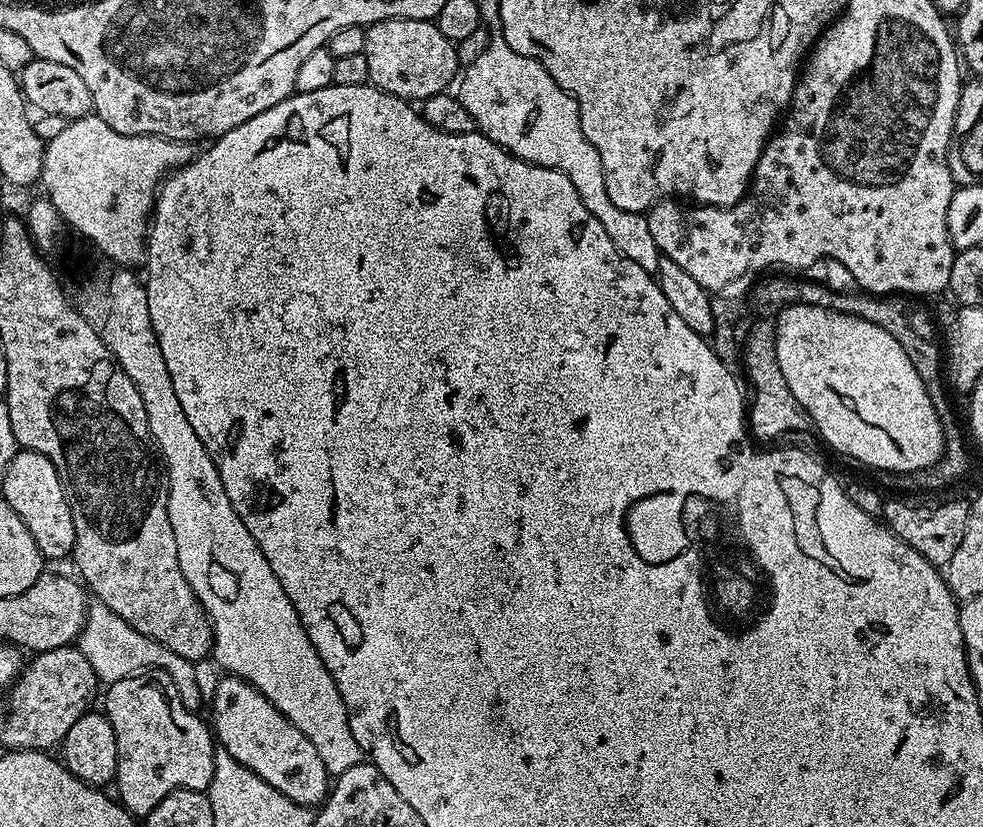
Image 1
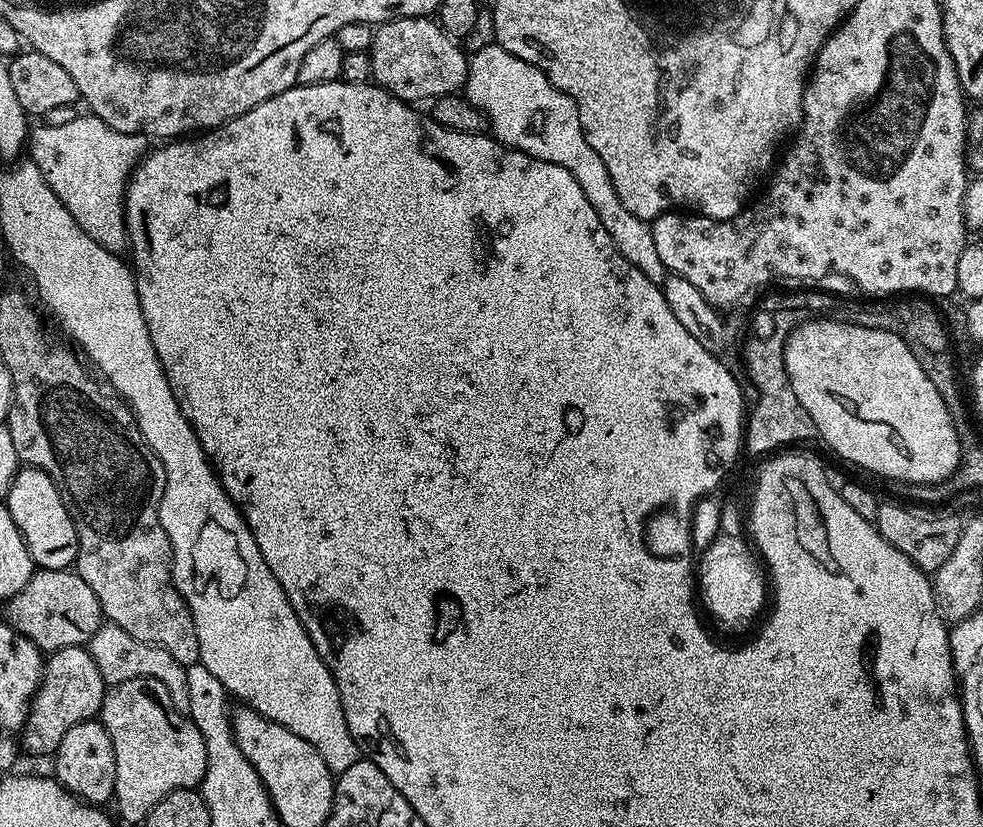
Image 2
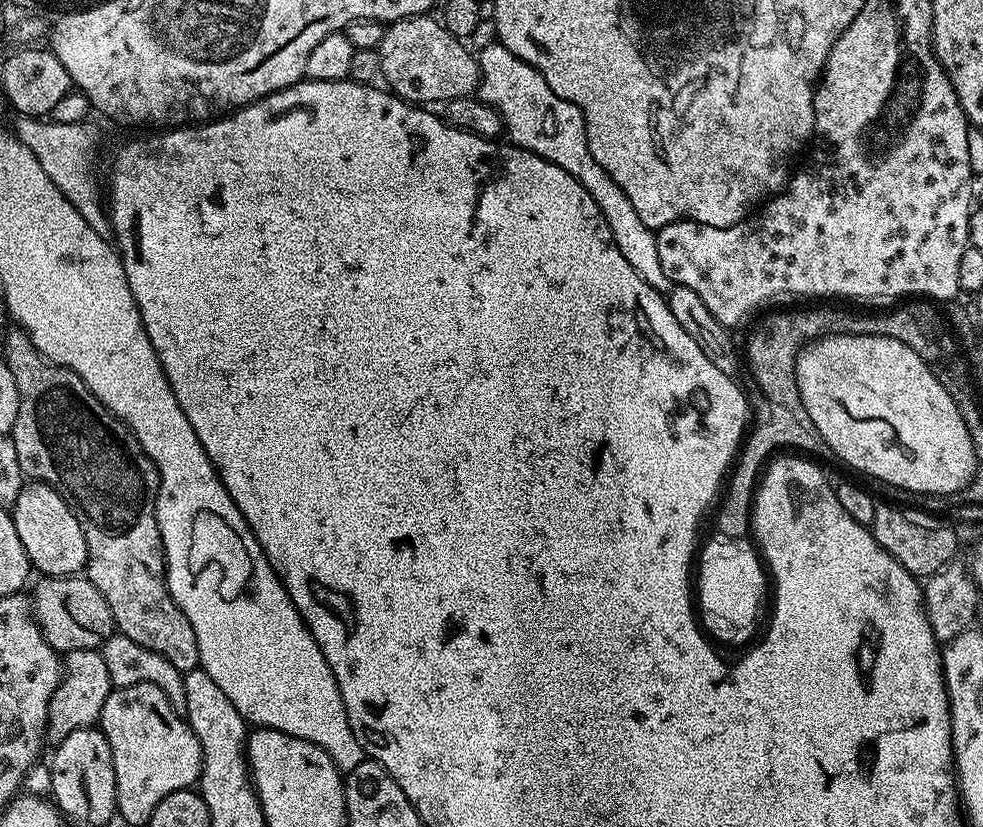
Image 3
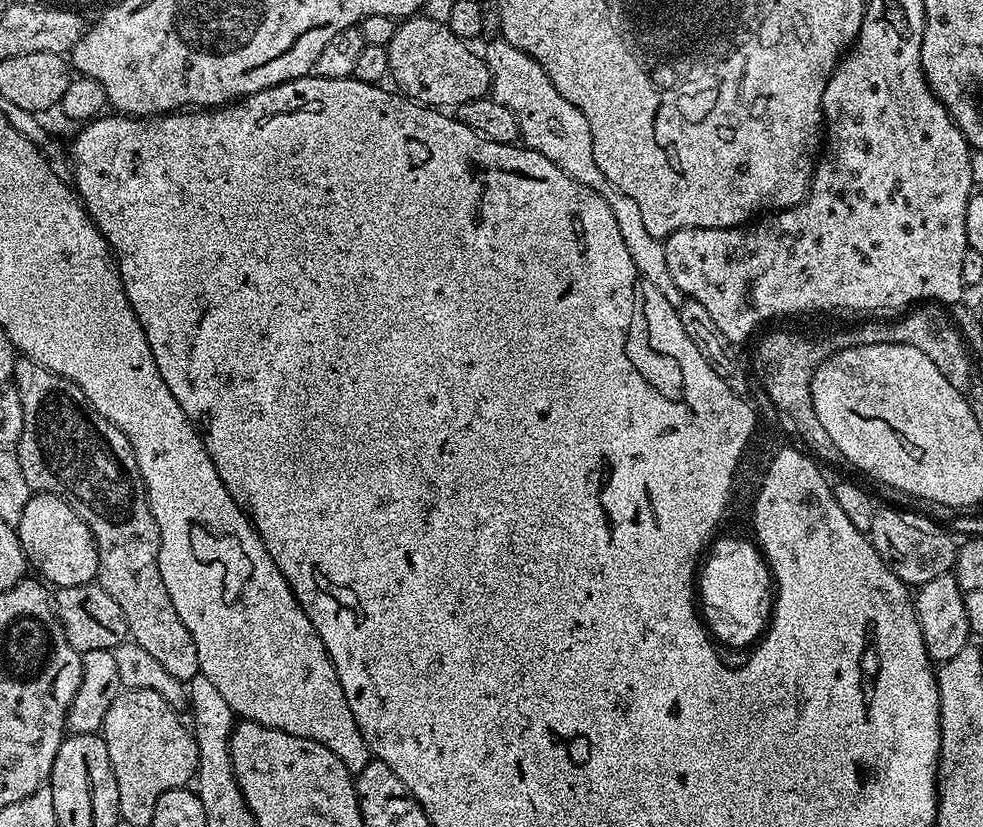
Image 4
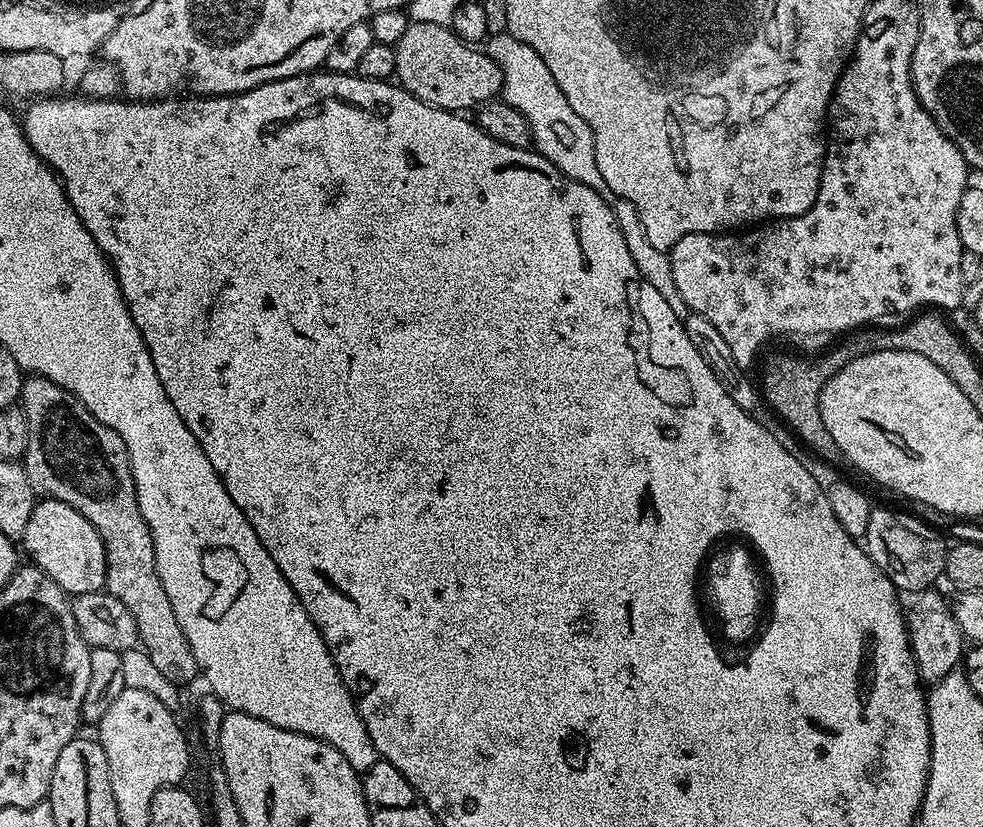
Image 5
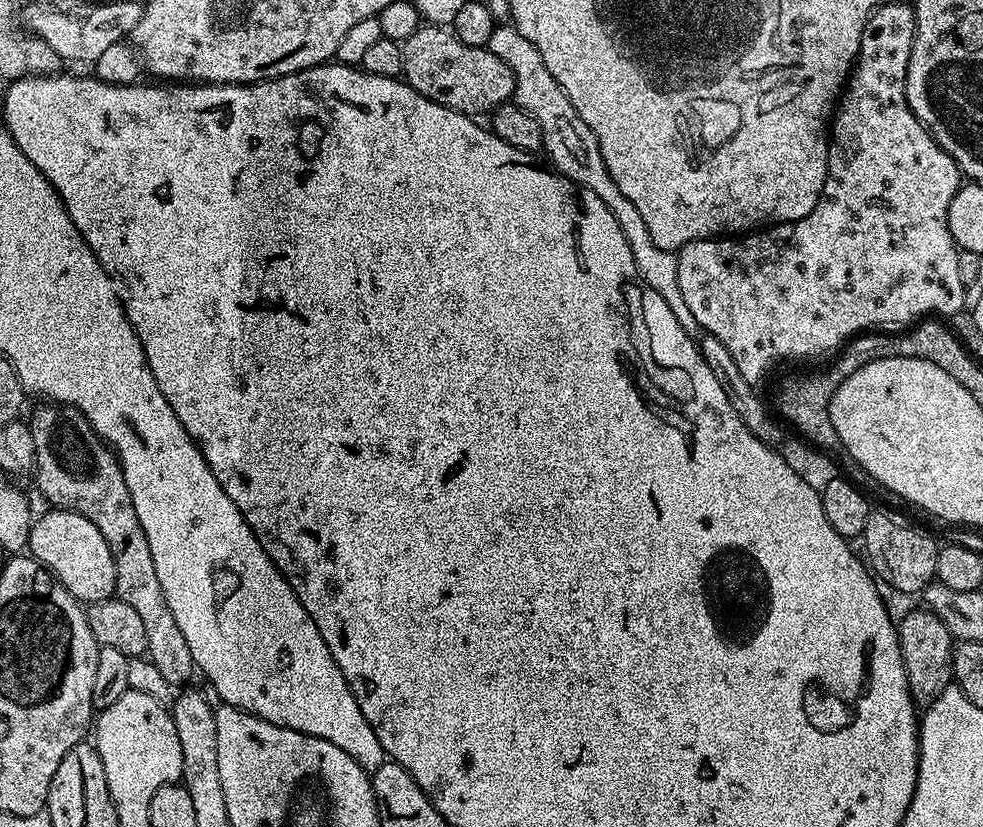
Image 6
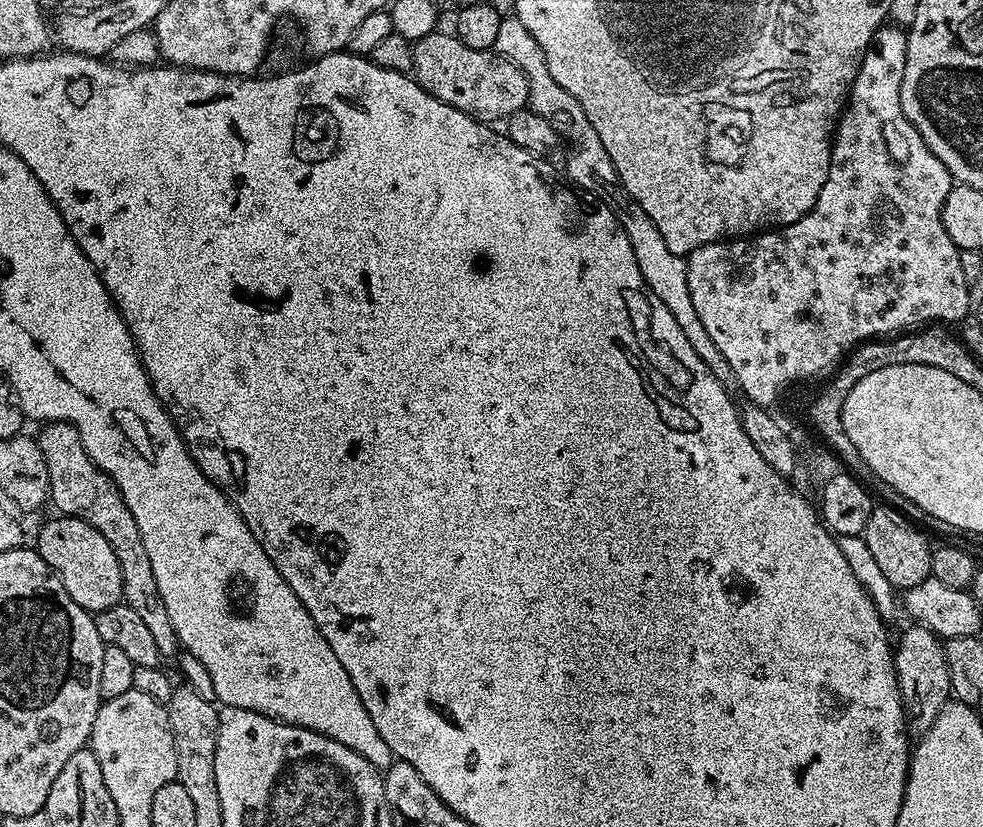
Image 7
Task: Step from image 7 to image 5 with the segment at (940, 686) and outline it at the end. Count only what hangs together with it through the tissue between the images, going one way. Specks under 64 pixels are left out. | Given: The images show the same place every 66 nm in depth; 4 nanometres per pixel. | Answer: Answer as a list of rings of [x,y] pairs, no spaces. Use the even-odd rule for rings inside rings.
[[[937,590],[917,592],[918,599],[914,606],[906,609],[908,641],[914,654],[916,669],[925,685],[937,684],[942,678],[957,671],[966,651],[966,641],[958,622],[952,613],[952,605]]]

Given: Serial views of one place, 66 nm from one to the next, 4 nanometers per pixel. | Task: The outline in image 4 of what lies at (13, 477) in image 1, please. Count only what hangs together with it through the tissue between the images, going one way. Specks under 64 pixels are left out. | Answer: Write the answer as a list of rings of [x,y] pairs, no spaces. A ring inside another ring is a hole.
[[[37,492],[32,495],[30,502],[26,502],[26,510],[22,510],[22,518],[14,527],[25,561],[31,567],[33,564],[49,585],[56,584],[55,587],[61,589],[96,580],[98,550],[94,538],[86,522],[82,522],[82,518],[78,518],[72,507],[56,493]]]

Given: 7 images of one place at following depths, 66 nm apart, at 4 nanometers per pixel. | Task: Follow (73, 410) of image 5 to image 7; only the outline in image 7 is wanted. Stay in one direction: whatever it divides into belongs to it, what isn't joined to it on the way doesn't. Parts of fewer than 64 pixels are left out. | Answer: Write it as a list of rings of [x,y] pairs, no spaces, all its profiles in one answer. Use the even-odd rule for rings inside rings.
[[[53,420],[41,428],[44,429],[38,435],[38,443],[42,458],[46,458],[51,507],[56,507],[57,513],[85,520],[98,530],[98,534],[102,534],[102,538],[106,538],[106,542],[110,542],[114,558],[118,558],[118,566],[122,570],[123,603],[129,604],[142,617],[142,623],[154,637],[161,657],[175,657],[181,651],[180,639],[170,622],[170,614],[166,614],[166,602],[162,602],[158,594],[158,582],[154,582],[154,569],[150,567],[138,522],[134,522],[134,514],[130,514],[130,506],[126,506],[120,488],[93,462],[90,454],[86,454],[82,438],[73,424],[67,420]]]

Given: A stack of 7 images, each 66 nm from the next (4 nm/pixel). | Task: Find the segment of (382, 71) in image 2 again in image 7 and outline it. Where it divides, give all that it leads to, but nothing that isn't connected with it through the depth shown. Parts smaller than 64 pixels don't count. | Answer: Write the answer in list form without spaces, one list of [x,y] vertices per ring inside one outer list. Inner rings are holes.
[[[437,30],[412,46],[414,66],[411,75],[434,98],[462,110],[481,124],[491,125],[492,120],[507,121],[528,102],[526,78],[518,66],[495,51],[470,50],[451,31]]]

